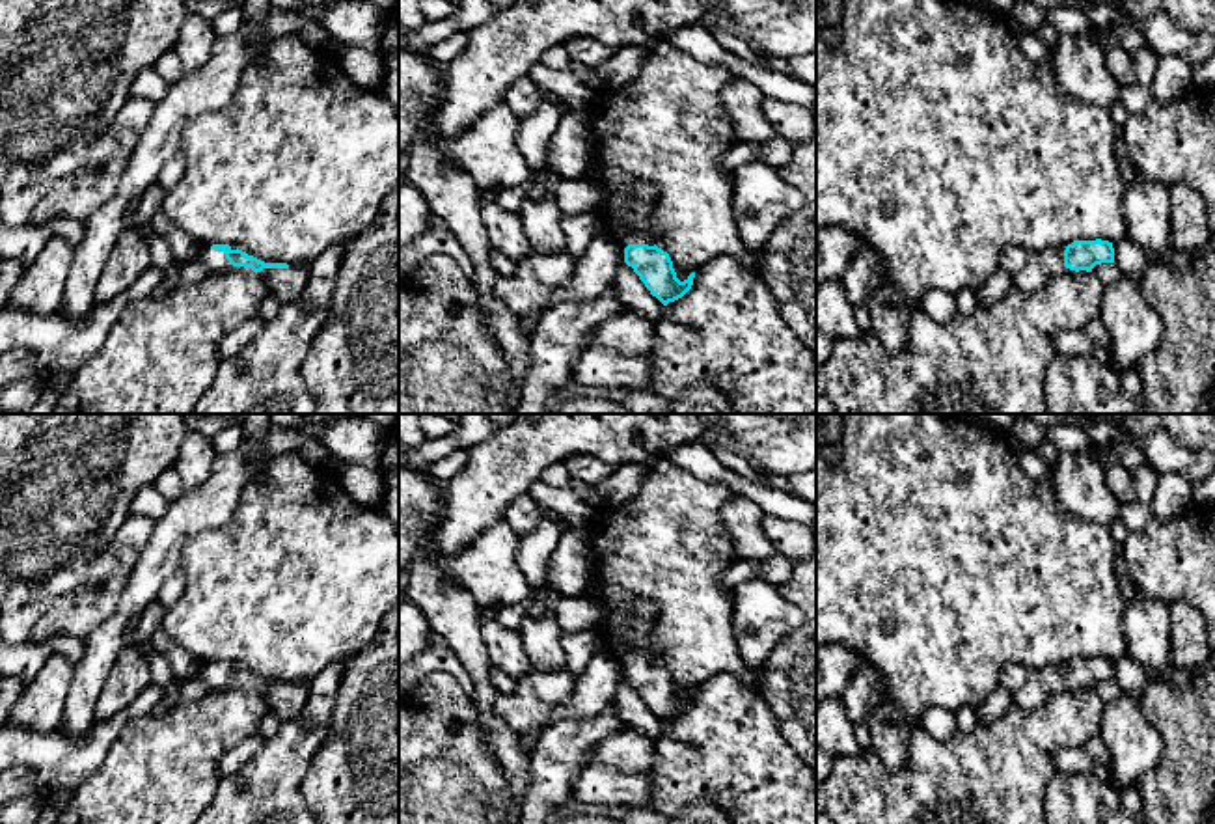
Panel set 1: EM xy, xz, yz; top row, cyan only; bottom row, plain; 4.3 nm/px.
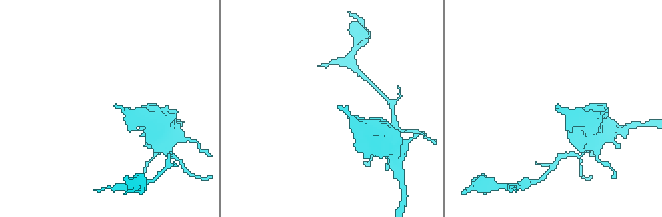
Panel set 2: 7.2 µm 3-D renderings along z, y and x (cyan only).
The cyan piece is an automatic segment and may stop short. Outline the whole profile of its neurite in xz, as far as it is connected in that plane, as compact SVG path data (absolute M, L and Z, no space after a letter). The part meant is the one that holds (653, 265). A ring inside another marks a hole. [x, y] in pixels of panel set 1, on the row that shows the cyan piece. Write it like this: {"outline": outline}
{"outline": "M639 183L632 186L632 196L634 218L630 220L630 227L608 227L606 233L621 246L622 261L634 268L650 295L667 306L691 289L695 272L680 282L669 254L654 244L648 226L648 211L656 199L654 188L647 183Z"}

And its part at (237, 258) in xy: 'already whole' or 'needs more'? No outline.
needs more

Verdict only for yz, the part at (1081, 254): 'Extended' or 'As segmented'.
Extended

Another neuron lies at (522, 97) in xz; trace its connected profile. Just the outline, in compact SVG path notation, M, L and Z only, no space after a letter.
M522 76L505 93L505 103L518 117L526 117L540 106L542 97L539 86L529 76Z

